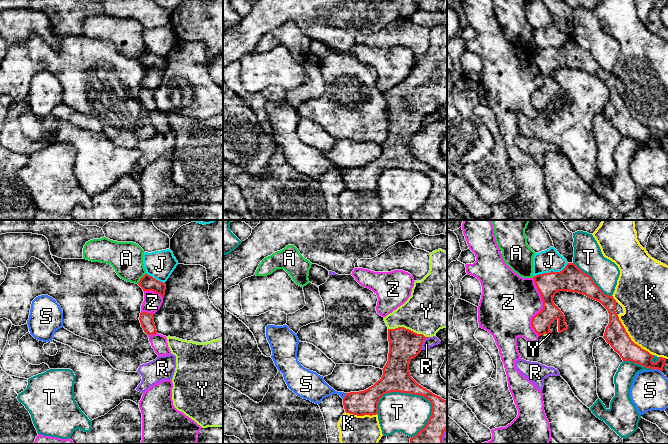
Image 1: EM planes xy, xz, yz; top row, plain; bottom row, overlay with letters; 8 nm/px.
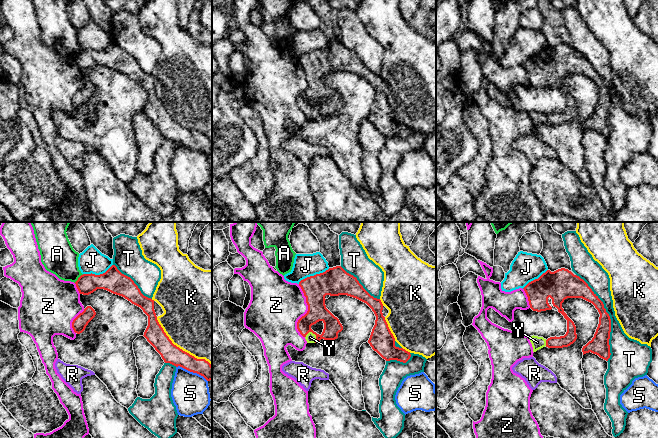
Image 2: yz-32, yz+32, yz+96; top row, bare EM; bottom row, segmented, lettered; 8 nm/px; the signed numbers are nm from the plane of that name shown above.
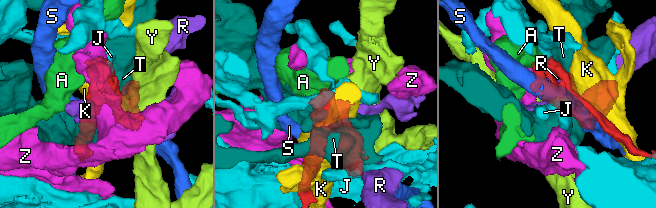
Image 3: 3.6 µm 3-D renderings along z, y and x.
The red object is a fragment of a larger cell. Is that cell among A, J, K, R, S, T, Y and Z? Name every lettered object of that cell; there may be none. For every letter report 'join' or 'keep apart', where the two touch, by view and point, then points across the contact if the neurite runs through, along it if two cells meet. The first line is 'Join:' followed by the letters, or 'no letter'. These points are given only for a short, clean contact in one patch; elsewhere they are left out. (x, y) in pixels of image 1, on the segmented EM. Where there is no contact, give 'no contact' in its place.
Join: Y
A: keep apart; contact xy (141, 278); border xy (145, 273), (137, 283)
J: keep apart; contact yz (551, 271)
K: keep apart; contact yz (630, 338)
R: keep apart; contact xz (422, 342)
S: keep apart; contact xz (345, 396)
T: keep apart; contact xz (398, 391)
Y: join; contact xz (408, 329)
Z: keep apart; contact yz (543, 307)

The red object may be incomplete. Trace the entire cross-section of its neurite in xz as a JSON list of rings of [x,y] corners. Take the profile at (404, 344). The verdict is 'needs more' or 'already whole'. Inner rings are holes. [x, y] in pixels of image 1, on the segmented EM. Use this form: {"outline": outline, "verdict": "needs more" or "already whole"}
{"outline": [[[438,249],[430,253],[430,270],[429,273],[421,280],[415,281],[412,288],[411,296],[408,300],[394,310],[392,313],[384,317],[384,321],[388,327],[389,353],[388,361],[384,366],[383,375],[373,386],[364,391],[346,393],[343,398],[343,405],[346,413],[364,416],[376,415],[378,413],[378,402],[380,398],[391,392],[410,393],[413,395],[424,396],[432,404],[432,414],[426,426],[420,430],[415,436],[410,438],[410,444],[442,444],[442,437],[447,429],[447,401],[442,399],[423,388],[412,377],[409,371],[409,362],[415,358],[422,350],[423,341],[426,338],[433,337],[443,328],[447,327],[447,252]]], "verdict": "needs more"}

